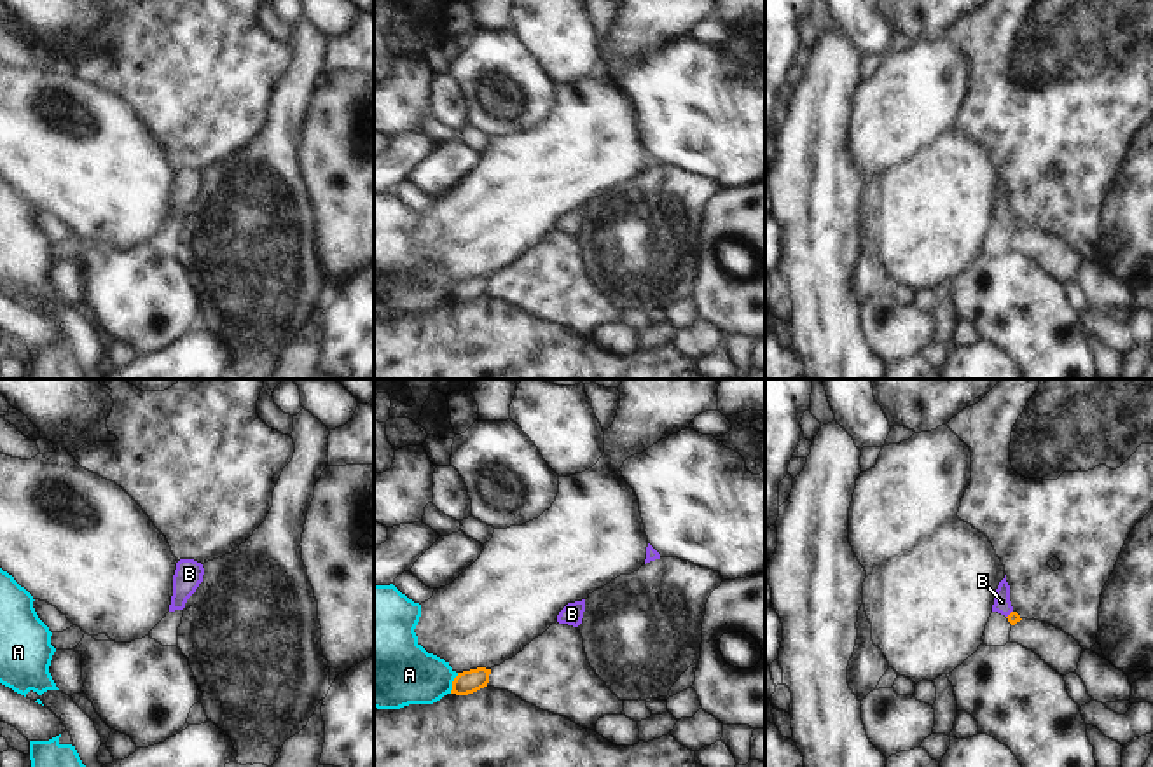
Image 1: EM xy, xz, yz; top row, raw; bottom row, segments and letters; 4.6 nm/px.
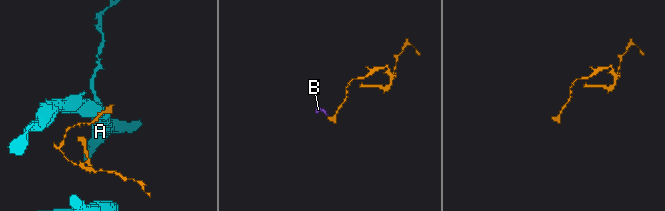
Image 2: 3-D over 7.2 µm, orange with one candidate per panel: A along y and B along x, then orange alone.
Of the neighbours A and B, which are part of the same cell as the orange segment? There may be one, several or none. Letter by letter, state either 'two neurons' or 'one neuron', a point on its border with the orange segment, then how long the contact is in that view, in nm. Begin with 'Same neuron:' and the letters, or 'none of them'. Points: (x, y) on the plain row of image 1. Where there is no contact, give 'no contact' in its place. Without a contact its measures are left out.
Same neuron: B
A: two neurons; contact xz (453, 292); length 100 nm
B: one neuron; contact yz (1010, 222); length 50 nm

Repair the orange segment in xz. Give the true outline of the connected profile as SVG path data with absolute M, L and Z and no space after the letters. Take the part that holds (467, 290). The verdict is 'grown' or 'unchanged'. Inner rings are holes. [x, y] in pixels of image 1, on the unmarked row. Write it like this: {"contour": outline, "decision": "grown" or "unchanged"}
{"contour": "M477 276L470 280L458 281L458 285L452 290L451 302L456 304L468 304L473 302L489 292L491 278Z", "decision": "unchanged"}

